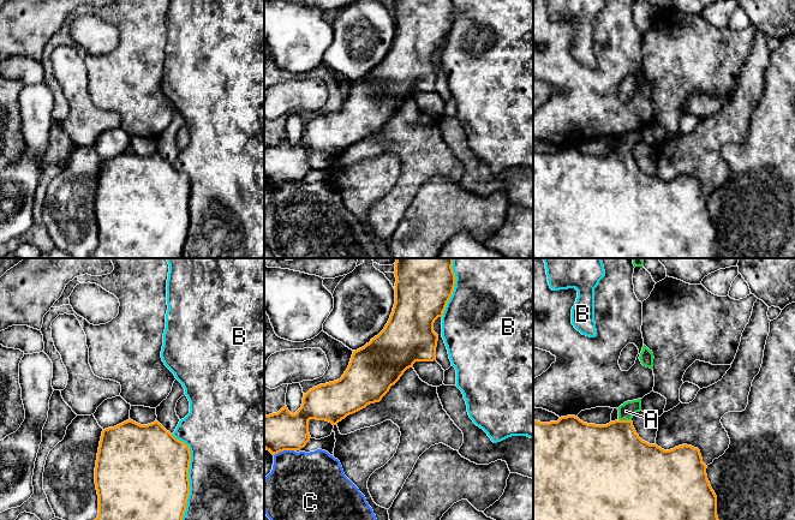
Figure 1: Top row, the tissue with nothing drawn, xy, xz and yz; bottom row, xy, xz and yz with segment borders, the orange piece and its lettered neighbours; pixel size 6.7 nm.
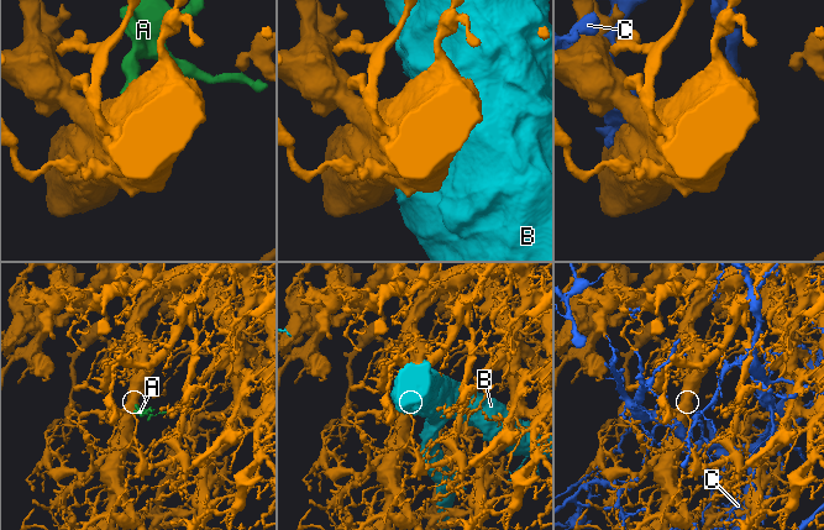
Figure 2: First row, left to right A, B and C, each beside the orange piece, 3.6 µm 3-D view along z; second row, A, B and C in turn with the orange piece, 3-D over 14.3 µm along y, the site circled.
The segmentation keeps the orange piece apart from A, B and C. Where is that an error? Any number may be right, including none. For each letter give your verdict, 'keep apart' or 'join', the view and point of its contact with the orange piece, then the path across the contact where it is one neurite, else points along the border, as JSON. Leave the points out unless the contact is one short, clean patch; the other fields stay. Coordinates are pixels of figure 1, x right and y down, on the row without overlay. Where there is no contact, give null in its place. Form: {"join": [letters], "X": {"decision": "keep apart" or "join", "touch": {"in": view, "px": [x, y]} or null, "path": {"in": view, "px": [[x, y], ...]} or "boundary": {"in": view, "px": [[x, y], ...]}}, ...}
{"join": ["A"], "A": {"decision": "join", "touch": {"in": "yz", "px": [625, 151]}, "path": {"in": "yz", "px": [[613, 186], [625, 151], [626, 142]]}}, "B": {"decision": "keep apart", "touch": {"in": "xy", "px": [187, 209]}}, "C": {"decision": "keep apart", "touch": {"in": "xz", "px": [284, 180]}}}

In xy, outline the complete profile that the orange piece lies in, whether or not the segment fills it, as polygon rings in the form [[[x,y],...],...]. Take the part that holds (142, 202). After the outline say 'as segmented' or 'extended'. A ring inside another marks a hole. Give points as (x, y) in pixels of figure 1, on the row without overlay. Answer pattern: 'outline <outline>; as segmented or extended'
outline [[[131,150],[102,162],[95,215],[98,226],[98,246],[90,258],[183,258],[183,247],[190,226],[189,199],[191,183],[157,151],[141,156]]]; as segmented

